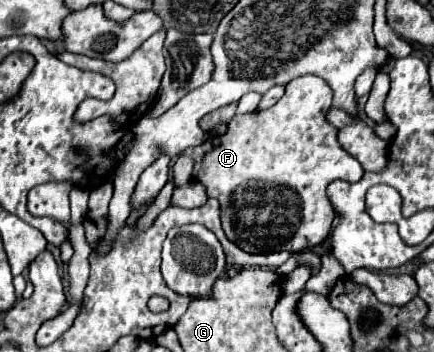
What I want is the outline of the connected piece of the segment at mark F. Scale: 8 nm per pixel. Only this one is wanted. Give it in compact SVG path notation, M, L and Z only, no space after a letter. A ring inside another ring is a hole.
M297 77L287 83L285 95L273 107L235 115L225 135L211 135L199 147L179 153L195 161L193 177L207 189L207 197L219 199L221 223L229 241L243 247L247 235L259 233L253 249L319 247L325 243L335 217L325 197L327 185L335 179L353 183L363 175L363 167L339 147L337 129L325 121L331 97L333 91L321 77ZM295 201L299 201L299 219L279 223L283 207L293 207Z

